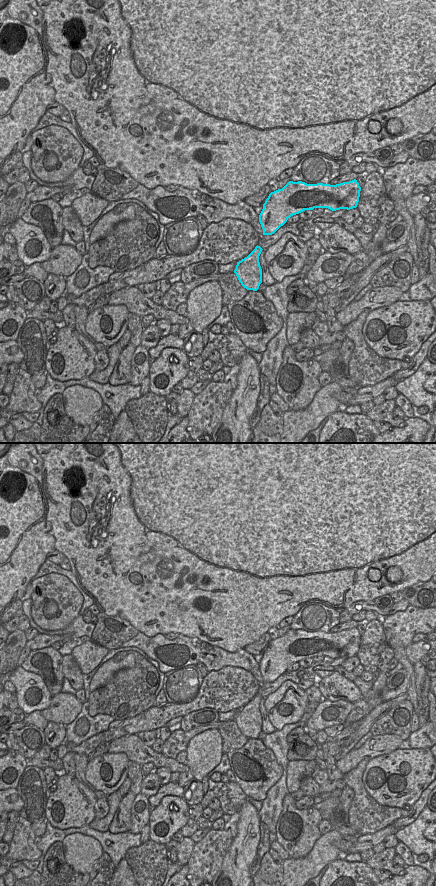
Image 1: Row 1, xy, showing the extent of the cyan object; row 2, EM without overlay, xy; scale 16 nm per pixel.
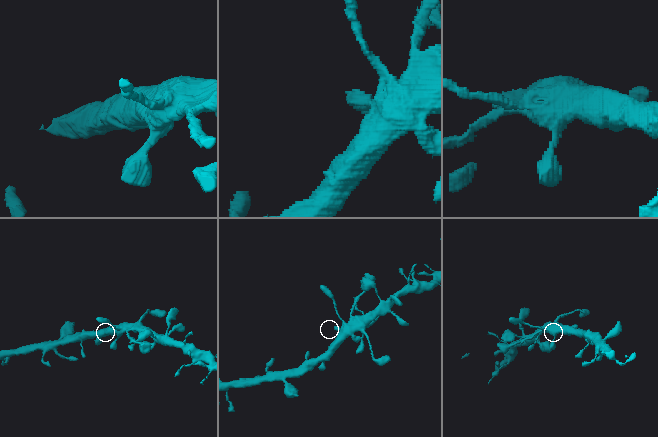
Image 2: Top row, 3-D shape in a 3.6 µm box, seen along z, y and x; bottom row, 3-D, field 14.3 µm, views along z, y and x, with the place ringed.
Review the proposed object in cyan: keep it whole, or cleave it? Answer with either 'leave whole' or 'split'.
leave whole

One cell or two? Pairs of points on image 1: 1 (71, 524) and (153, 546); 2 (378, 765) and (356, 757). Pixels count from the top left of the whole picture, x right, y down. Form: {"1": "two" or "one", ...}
{"1": "one", "2": "two"}

